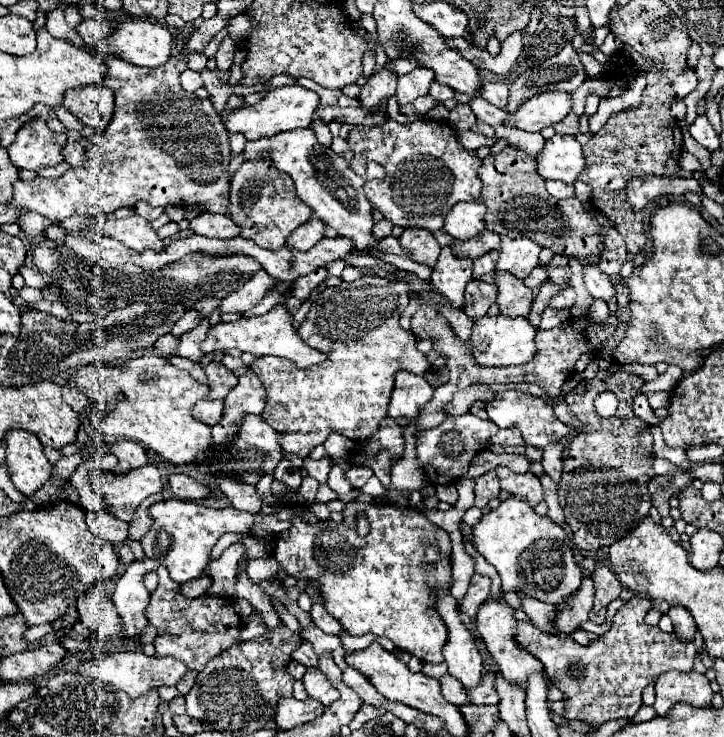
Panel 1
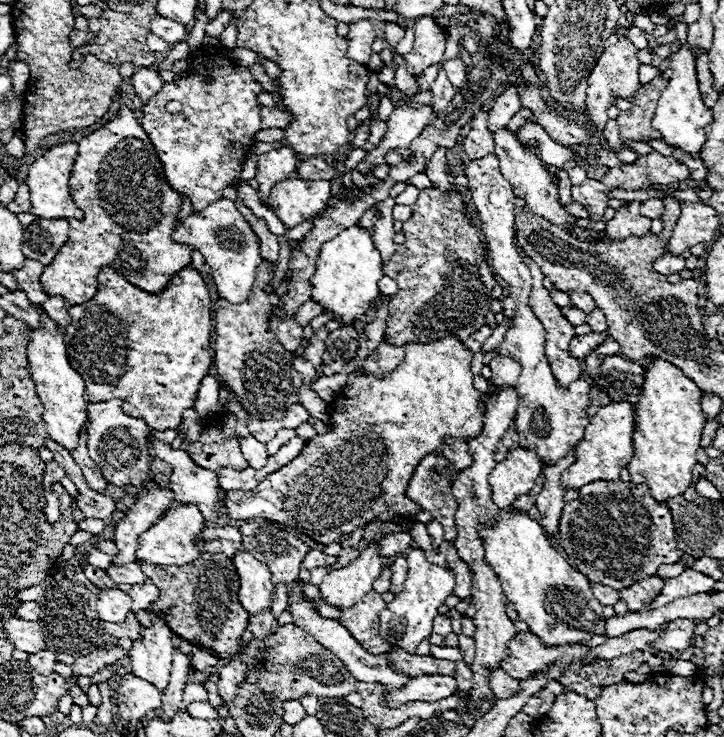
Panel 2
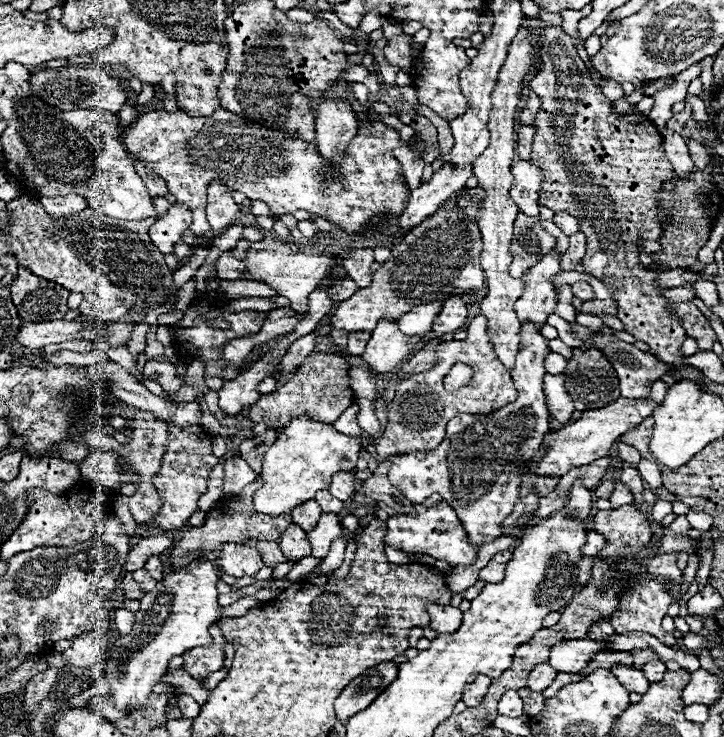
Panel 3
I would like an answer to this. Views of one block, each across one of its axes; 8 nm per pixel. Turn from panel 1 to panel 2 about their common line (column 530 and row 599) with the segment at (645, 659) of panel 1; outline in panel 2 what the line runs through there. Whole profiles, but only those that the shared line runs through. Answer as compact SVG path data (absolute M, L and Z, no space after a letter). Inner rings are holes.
M650 576L646 580L636 582L632 588L624 588L620 596L628 604L628 610L634 612L634 610L640 610L646 604L650 604L660 594L662 588L664 588L664 580L658 576Z

